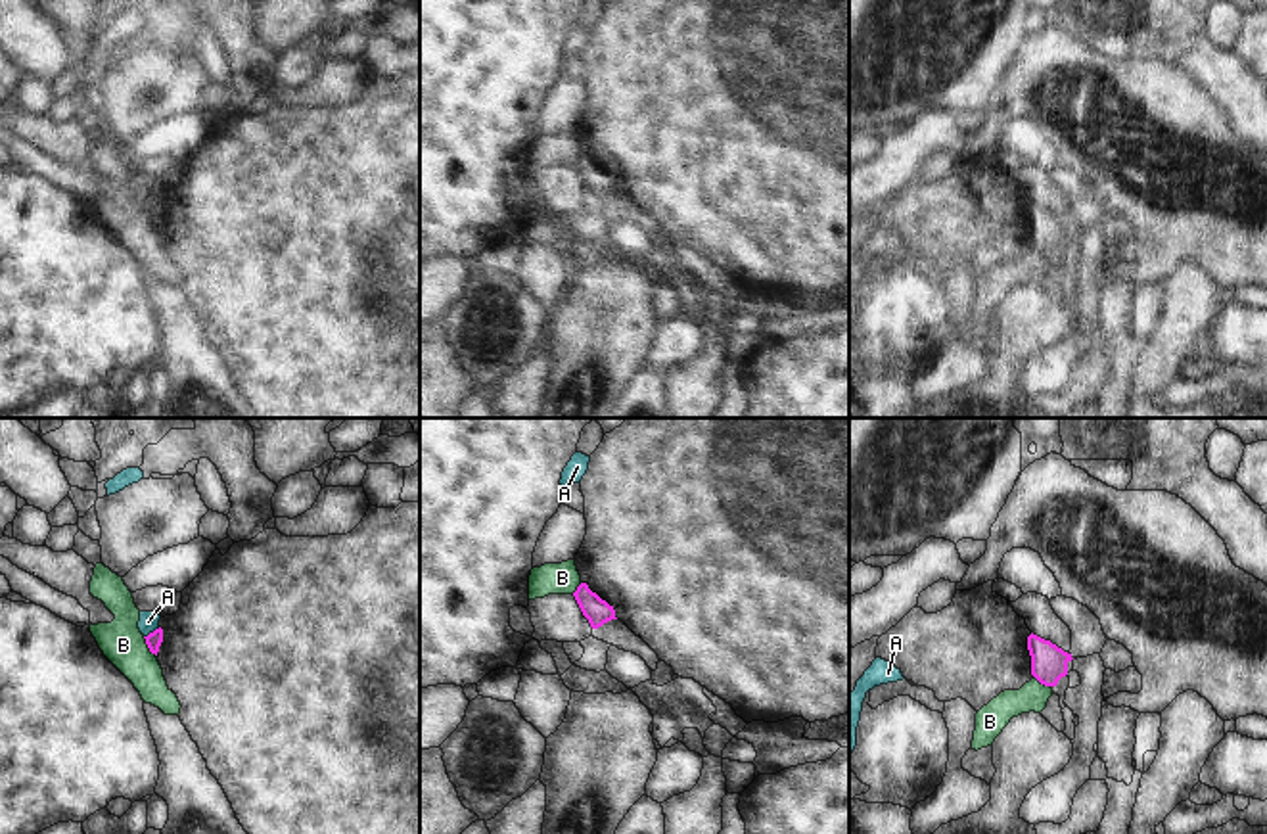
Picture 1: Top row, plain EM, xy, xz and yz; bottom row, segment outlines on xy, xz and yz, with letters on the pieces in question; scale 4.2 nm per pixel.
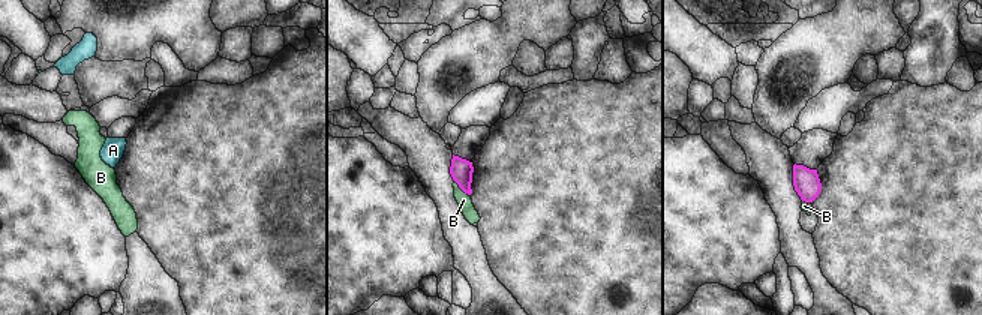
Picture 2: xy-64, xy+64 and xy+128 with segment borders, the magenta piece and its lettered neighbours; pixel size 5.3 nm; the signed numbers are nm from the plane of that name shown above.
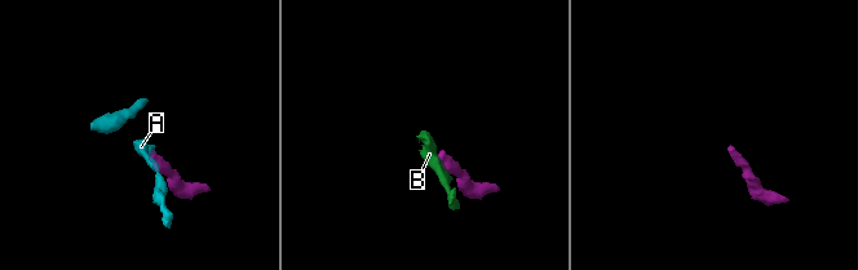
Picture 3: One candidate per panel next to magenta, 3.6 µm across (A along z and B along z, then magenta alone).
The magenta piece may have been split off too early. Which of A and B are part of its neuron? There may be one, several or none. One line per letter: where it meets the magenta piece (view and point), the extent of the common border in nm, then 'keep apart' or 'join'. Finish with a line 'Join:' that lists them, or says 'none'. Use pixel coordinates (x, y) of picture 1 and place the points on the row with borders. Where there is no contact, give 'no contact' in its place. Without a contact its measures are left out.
A: contact xy (154, 631); length 80 nm; keep apart
B: contact xy (148, 647); length 100 nm; keep apart
Join: none

